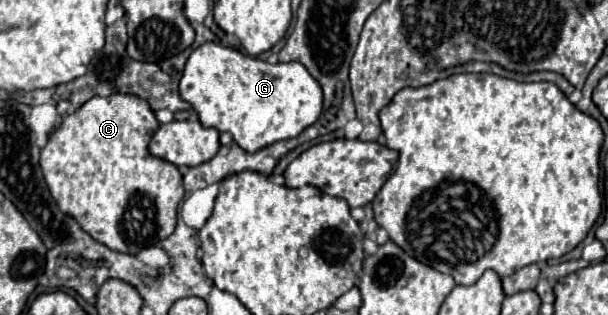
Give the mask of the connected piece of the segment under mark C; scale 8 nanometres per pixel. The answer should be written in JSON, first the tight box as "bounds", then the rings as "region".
{"bounds":[41,93,185,255],"region":[[[113,93],[109,97],[95,95],[75,113],[67,115],[41,149],[41,169],[59,209],[75,217],[93,239],[113,251],[137,255],[141,249],[169,237],[175,229],[177,207],[185,191],[179,169],[169,161],[153,157],[147,149],[157,129],[159,121],[145,99],[129,93]]]}

